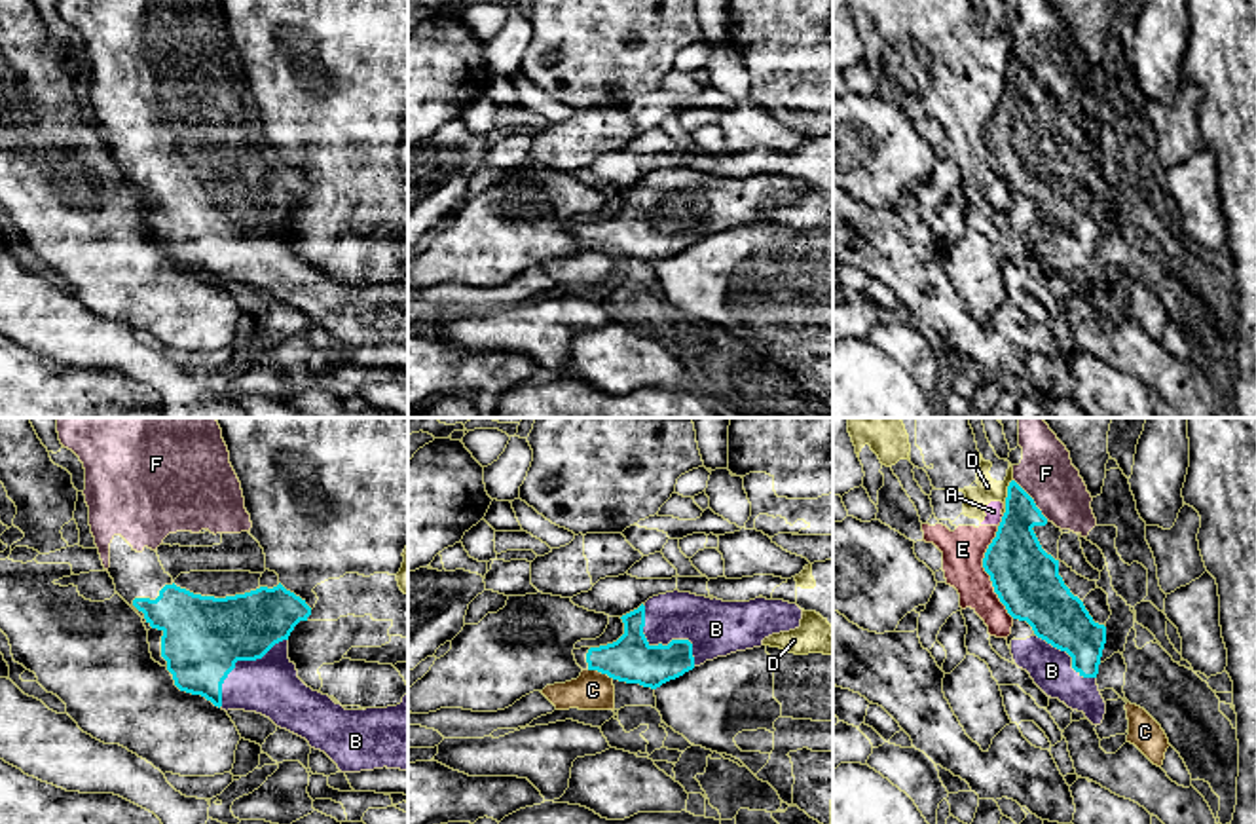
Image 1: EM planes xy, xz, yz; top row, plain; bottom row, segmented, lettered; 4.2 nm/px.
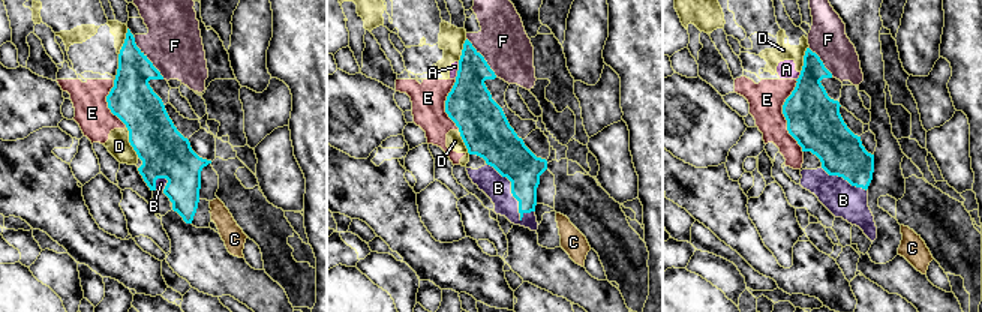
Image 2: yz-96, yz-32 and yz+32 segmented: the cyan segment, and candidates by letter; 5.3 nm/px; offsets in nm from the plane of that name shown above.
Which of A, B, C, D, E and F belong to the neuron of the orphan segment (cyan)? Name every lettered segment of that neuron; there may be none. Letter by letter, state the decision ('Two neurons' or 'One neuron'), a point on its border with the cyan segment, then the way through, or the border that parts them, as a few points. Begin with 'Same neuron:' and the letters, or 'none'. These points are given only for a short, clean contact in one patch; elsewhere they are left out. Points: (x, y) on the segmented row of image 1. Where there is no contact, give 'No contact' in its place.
Same neuron: B, F
A: Two neurons. Touches cyan at yz (1002, 521). Boundary: yz (1004, 515), (998, 526)
B: One neuron. Touches cyan at xz (661, 644)
C: Two neurons. Touches cyan at xz (602, 673). Boundary: xz (589, 669), (613, 678)
D: Two neurons. Touches cyan at yz (1008, 496)
E: Two neurons. Touches cyan at yz (985, 570)
F: One neuron. Touches cyan at yz (1033, 500)

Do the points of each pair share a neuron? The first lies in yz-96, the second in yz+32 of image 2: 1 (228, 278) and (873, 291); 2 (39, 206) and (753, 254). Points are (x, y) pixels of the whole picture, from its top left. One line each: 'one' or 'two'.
1: two
2: one

